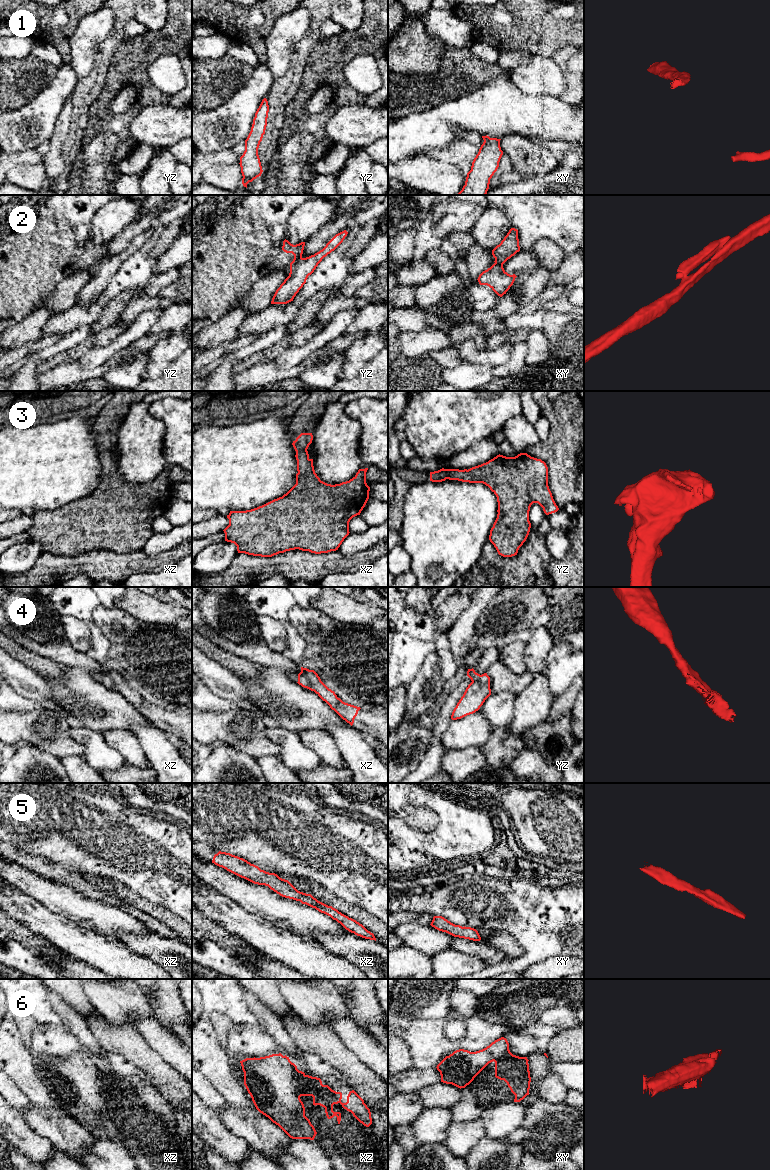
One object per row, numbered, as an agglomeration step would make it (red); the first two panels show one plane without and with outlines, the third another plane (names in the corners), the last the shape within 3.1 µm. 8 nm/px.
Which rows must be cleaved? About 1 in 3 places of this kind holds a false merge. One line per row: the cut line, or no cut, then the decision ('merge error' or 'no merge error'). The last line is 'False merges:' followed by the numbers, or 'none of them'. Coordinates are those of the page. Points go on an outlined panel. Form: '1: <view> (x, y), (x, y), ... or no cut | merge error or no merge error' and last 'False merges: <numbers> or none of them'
1: no cut | no merge error
2: yz (301, 257), (290, 267) | merge error
3: no cut | no merge error
4: yz (472, 680), (489, 684) | merge error
5: no cut | no merge error
6: xz (331, 1090), (339, 1102) | merge error
False merges: 2, 4, 6

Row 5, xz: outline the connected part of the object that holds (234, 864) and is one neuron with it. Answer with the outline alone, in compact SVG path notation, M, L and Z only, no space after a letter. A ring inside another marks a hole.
M221 851L214 855L212 863L254 884L268 886L282 897L300 901L302 904L315 908L319 912L330 916L346 930L357 936L376 941L374 934L368 931L362 924L342 914L332 906L318 901L311 894L298 891L288 880L280 878L275 873L261 870L258 866L251 864L243 858Z

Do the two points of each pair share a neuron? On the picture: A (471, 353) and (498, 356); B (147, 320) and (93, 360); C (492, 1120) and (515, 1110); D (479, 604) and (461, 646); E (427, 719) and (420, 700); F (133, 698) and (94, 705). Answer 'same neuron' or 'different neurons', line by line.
A: same neuron
B: same neuron
C: same neuron
D: same neuron
E: different neurons
F: different neurons

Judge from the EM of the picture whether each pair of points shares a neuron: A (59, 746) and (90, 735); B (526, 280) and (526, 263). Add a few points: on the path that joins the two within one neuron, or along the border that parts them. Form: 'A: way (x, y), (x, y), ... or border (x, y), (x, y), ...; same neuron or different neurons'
A: border (71, 726), (70, 735), (83, 746), (84, 757); different neurons
B: border (538, 266), (522, 271), (517, 276); different neurons

